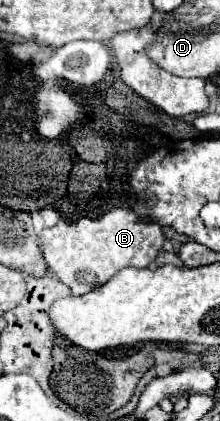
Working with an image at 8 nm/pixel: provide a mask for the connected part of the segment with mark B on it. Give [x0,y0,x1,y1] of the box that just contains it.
[40,208,166,296]

